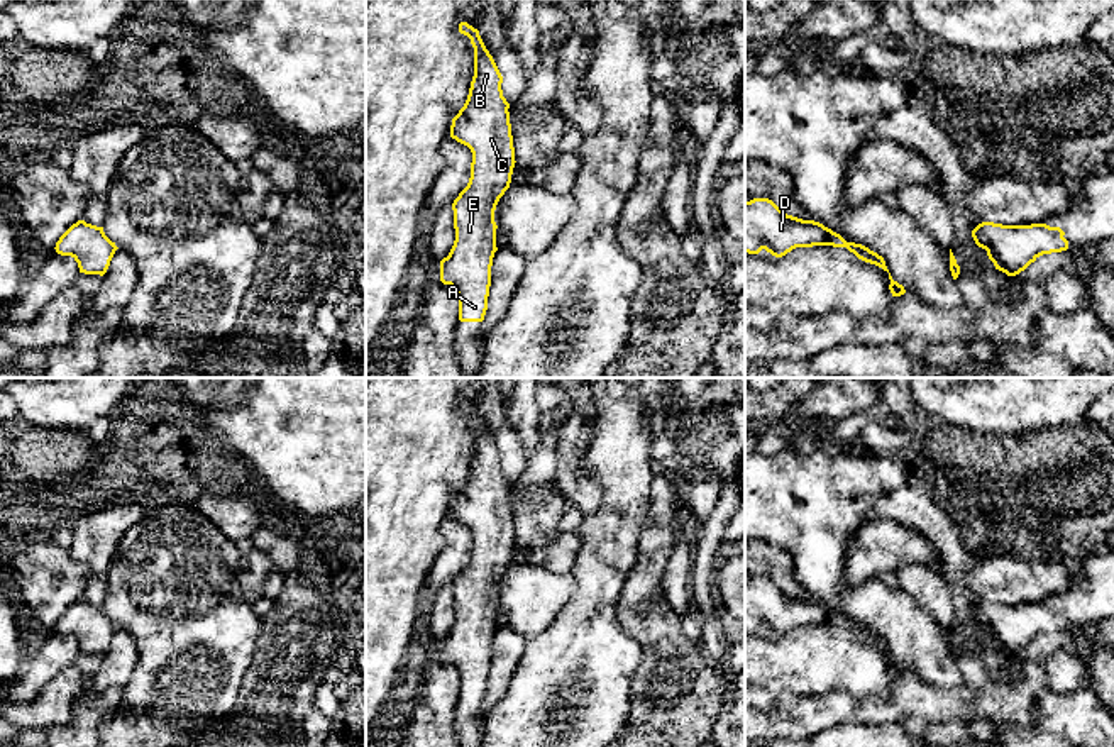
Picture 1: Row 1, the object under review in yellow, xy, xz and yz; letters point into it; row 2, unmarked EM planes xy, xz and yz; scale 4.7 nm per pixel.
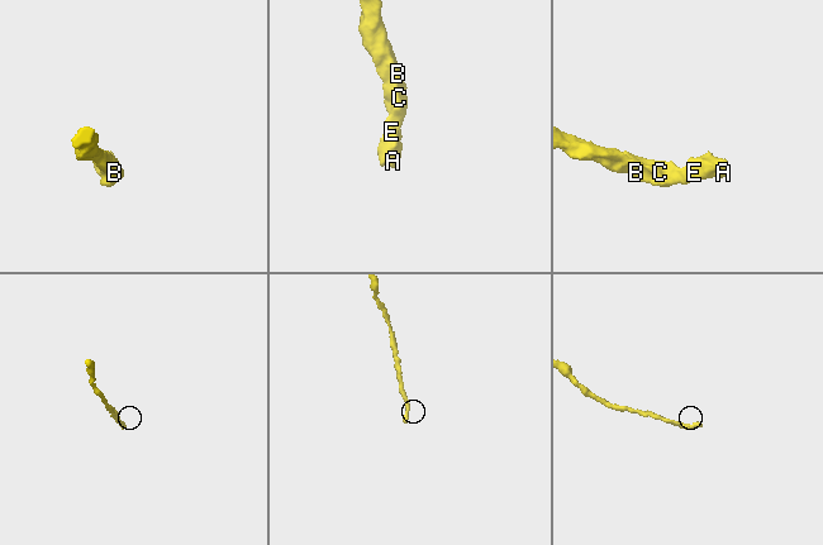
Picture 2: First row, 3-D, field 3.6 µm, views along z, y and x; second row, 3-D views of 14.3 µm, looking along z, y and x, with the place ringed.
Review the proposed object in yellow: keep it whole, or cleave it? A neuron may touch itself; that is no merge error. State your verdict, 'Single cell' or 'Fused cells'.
Single cell

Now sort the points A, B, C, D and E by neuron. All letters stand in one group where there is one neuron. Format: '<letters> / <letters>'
A B C D E

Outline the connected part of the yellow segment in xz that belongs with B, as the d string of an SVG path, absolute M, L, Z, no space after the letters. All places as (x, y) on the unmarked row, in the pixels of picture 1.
M460 401L459 412L467 415L474 427L474 456L464 486L452 498L450 517L471 528L472 542L467 566L452 583L455 620L449 635L440 640L440 661L455 669L460 701L483 701L488 689L493 637L498 630L494 589L510 567L516 540L508 491L510 483L501 469L503 456L479 410L467 401Z

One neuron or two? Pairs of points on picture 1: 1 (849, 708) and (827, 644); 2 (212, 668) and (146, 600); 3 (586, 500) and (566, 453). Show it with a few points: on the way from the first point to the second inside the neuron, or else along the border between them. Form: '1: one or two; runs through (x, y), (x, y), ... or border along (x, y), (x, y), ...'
1: two; border along (881, 695), (832, 688), (803, 697)
2: one; runs through (197, 651), (163, 617)
3: one; runs through (581, 488), (574, 481), (571, 464)

